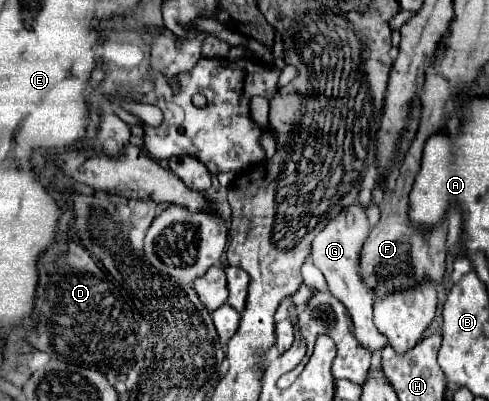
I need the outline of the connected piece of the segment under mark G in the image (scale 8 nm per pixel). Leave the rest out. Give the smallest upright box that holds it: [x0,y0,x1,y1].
[311,204,387,352]

